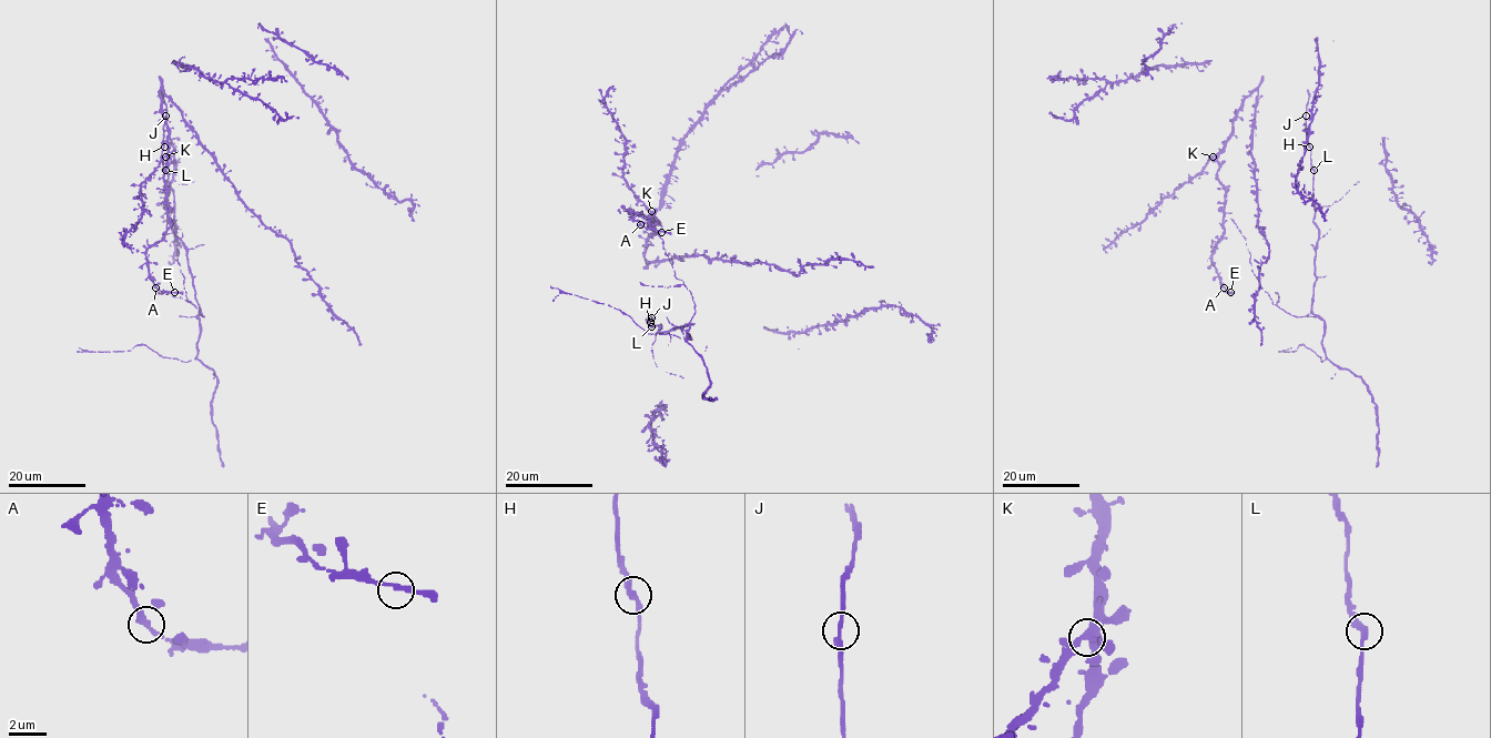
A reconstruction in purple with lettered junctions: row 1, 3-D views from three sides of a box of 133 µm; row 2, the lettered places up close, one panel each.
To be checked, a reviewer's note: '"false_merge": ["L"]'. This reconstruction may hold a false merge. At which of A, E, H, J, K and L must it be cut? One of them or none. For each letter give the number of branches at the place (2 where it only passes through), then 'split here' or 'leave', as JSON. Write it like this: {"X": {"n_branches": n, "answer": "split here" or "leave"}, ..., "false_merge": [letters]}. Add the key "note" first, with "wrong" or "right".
{"note": "wrong", "A": {"n_branches": 2, "answer": "leave"}, "E": {"n_branches": 2, "answer": "leave"}, "H": {"n_branches": 2, "answer": "leave"}, "J": {"n_branches": 2, "answer": "leave"}, "K": {"n_branches": 2, "answer": "leave"}, "L": {"n_branches": 2, "answer": "leave"}, "false_merge": []}

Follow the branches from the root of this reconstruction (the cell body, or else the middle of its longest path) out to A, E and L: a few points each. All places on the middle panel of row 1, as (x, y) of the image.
A: (653, 221), (649, 216), (652, 225), (656, 222), (651, 224), (629, 210), (640, 224)
E: (653, 221), (649, 216), (652, 225), (656, 222), (651, 224), (629, 210), (645, 228), (661, 232)
L: (653, 221), (649, 216), (675, 275), (690, 292), (695, 314), (681, 329), (651, 326)

